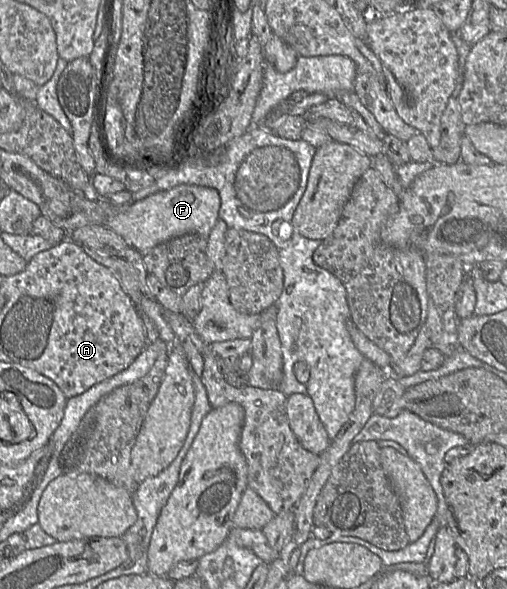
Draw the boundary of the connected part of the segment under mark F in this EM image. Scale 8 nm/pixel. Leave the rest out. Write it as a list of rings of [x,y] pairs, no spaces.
[[[181,184],[150,195],[129,206],[116,206],[107,227],[122,236],[126,243],[145,254],[170,239],[196,233],[208,237],[219,219],[221,199],[218,190],[210,187]]]

